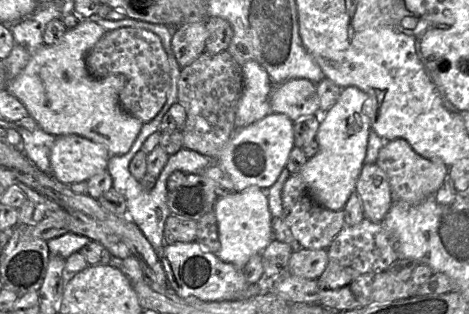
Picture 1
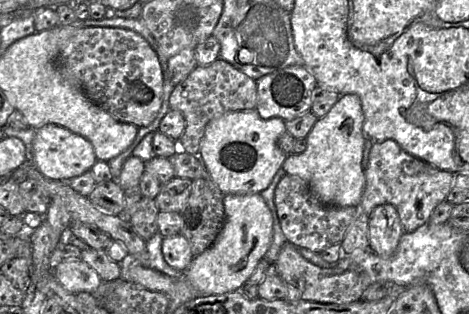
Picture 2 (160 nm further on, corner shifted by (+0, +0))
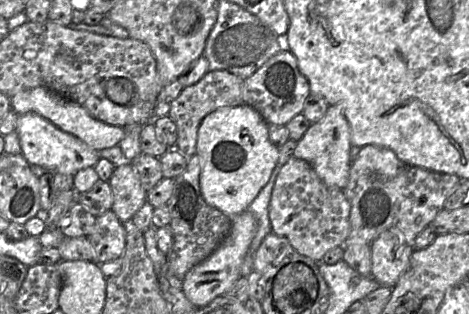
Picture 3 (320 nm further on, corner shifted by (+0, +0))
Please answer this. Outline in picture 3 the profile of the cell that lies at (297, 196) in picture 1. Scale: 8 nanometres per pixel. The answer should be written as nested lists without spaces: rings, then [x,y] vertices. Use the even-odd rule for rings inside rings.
[[[291,157],[282,165],[269,202],[272,232],[285,237],[301,255],[322,261],[326,252],[342,246],[350,234],[351,204],[342,189],[327,186],[305,160]]]

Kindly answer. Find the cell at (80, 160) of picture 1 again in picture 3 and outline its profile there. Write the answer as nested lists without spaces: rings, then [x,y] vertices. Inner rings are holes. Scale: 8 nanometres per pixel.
[[[37,113],[21,114],[17,120],[22,154],[30,165],[38,165],[49,172],[75,175],[79,170],[94,167],[101,158],[99,151],[79,138],[64,132]]]

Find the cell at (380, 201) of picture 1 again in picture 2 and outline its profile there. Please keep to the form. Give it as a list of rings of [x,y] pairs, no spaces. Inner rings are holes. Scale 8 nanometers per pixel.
[[[391,204],[377,206],[369,215],[369,249],[381,257],[396,251],[404,233],[396,208]]]

